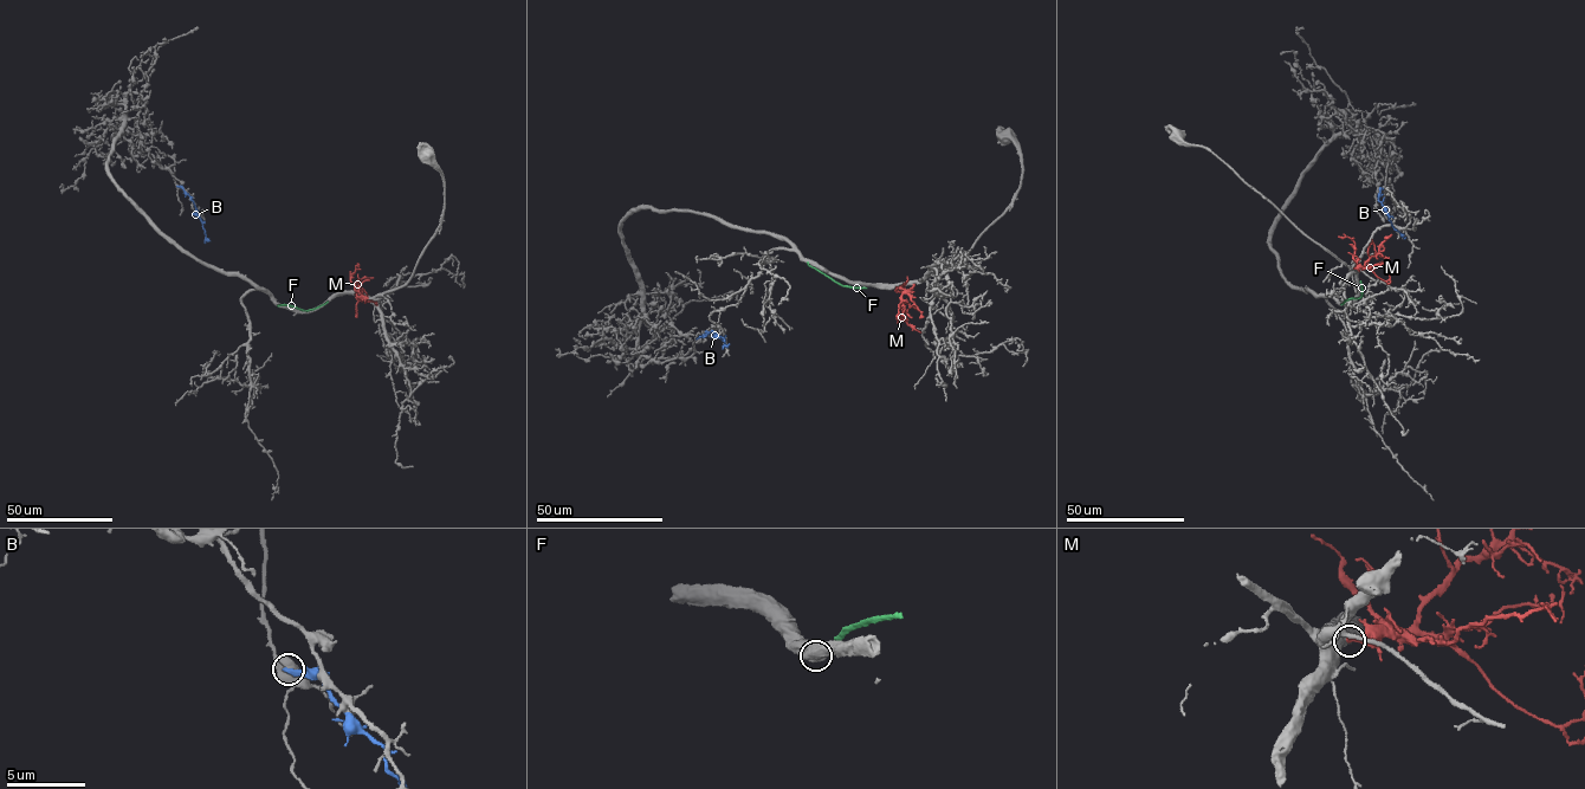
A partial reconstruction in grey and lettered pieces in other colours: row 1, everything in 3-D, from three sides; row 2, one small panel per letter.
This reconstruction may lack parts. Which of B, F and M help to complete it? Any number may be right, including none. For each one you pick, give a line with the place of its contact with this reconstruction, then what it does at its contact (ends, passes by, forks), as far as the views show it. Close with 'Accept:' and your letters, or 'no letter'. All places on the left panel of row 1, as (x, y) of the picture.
Accept: no letter

